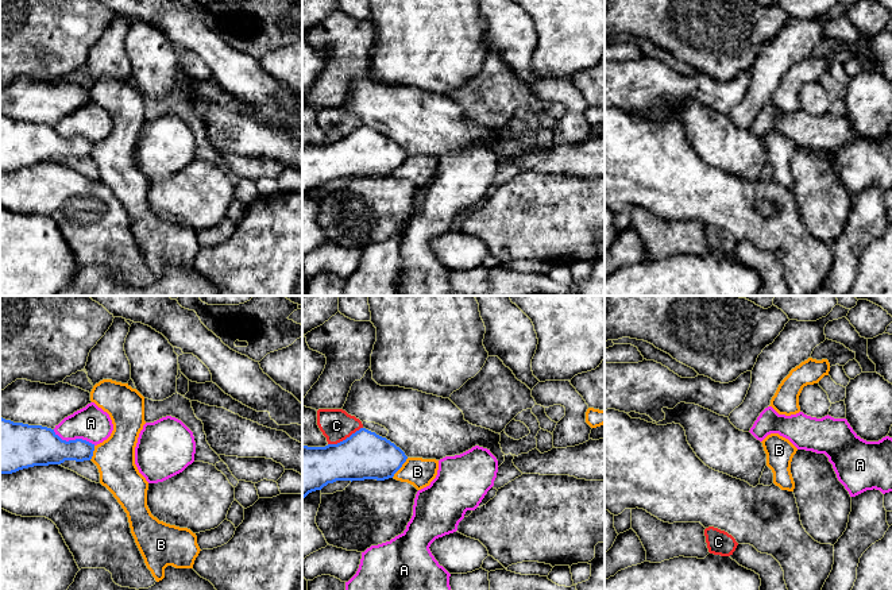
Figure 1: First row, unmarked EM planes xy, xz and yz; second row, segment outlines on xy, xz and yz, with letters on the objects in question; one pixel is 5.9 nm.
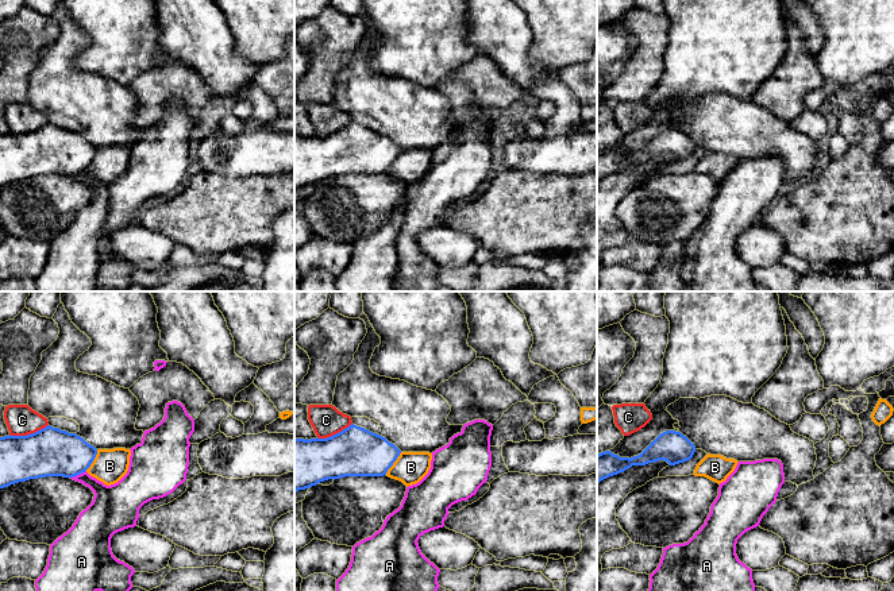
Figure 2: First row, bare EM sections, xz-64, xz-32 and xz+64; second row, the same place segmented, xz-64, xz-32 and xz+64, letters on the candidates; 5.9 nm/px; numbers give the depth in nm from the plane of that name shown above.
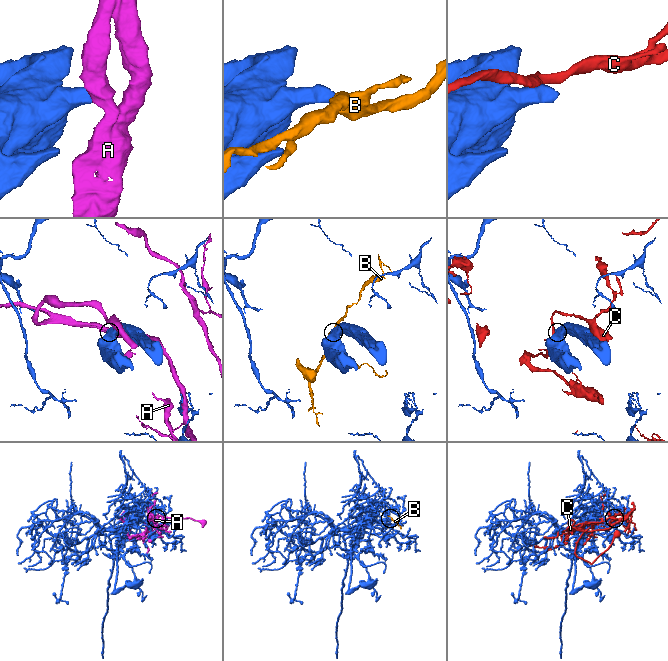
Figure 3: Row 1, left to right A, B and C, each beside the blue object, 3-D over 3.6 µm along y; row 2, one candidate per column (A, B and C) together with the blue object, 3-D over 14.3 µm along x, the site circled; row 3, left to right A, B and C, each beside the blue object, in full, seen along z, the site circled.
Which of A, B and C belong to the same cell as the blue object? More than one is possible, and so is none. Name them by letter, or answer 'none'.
none

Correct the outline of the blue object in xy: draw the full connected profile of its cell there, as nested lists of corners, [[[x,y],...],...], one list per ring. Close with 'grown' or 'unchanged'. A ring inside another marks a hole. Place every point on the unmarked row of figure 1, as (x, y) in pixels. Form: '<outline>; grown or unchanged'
[[[0,115],[0,171],[12,171],[34,163],[84,159],[93,154],[94,142],[62,138],[51,126],[13,120]]]; unchanged

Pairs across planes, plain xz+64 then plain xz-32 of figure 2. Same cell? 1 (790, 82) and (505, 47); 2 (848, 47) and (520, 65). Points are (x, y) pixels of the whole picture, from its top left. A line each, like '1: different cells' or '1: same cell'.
1: different cells
2: different cells

